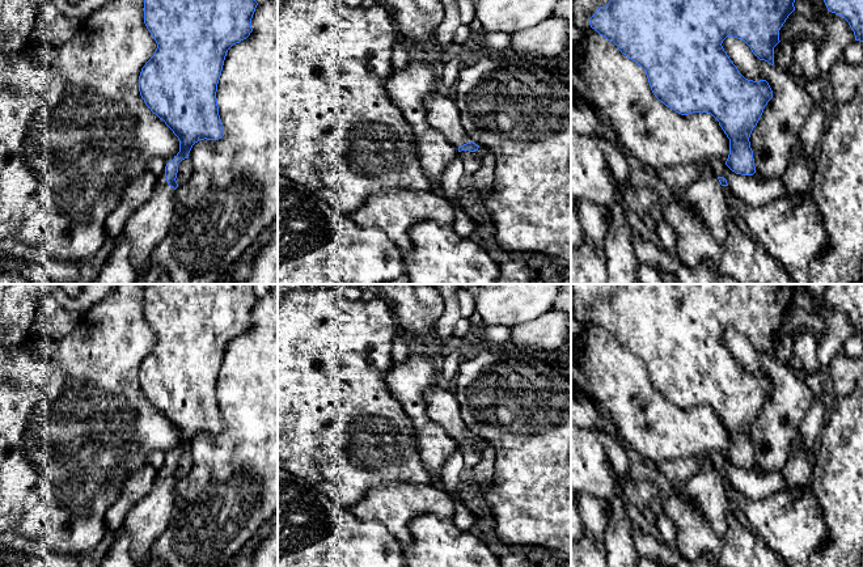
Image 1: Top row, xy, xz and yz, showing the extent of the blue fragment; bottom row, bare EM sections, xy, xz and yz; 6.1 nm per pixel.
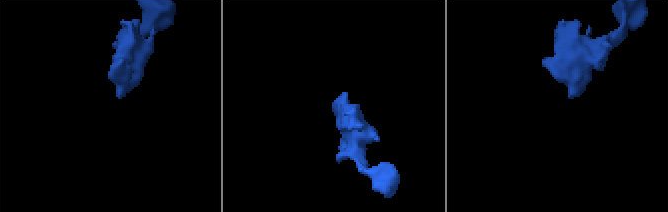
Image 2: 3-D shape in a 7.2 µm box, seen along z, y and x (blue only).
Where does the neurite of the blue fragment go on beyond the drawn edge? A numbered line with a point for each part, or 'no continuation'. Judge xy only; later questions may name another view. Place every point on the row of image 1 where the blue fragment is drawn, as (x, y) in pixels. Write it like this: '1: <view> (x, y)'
1: xy (146, 228)

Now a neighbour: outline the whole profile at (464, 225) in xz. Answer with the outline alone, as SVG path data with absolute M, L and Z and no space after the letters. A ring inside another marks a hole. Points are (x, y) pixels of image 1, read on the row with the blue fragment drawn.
M452 199L449 200L456 207L456 219L452 228L460 237L470 238L470 236L477 232L479 224L466 213L462 204L456 204Z

